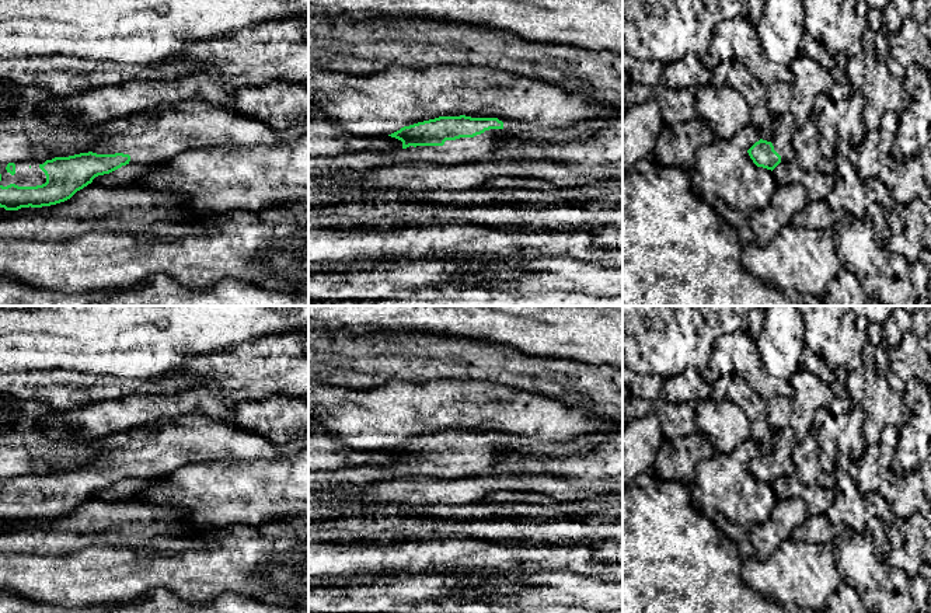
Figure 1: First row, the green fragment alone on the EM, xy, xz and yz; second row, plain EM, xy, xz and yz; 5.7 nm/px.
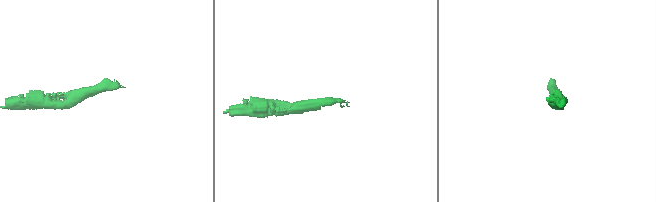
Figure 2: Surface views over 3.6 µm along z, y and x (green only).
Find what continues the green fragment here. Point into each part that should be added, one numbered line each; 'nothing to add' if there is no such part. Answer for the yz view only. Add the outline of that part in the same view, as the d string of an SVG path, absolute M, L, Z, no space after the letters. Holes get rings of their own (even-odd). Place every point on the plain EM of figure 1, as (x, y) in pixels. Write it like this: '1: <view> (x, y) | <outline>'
1: yz (784, 441) | M784 428L774 431L773 452L770 456L773 457L774 464L781 470L781 477L789 477L796 473L792 459L792 450L796 442L798 439L792 429Z

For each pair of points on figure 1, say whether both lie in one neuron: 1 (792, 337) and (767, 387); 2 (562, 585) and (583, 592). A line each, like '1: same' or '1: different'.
1: different
2: different

